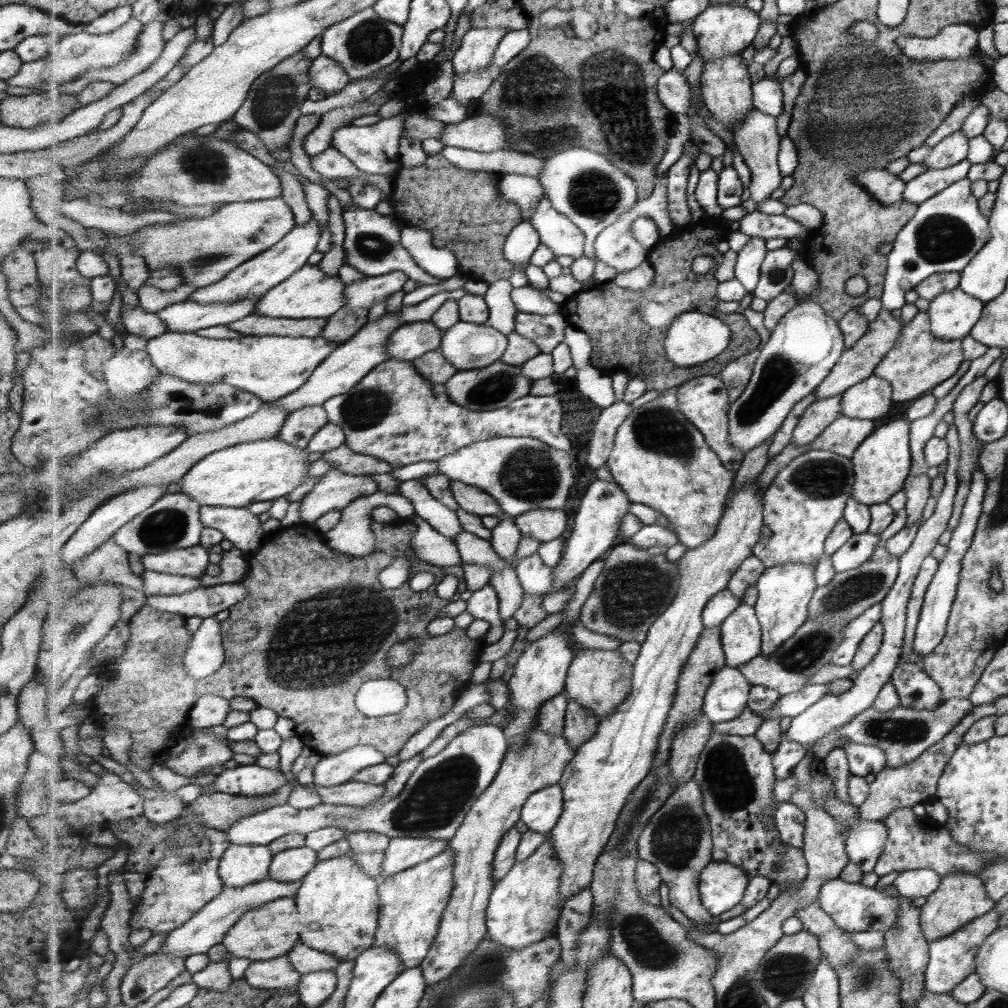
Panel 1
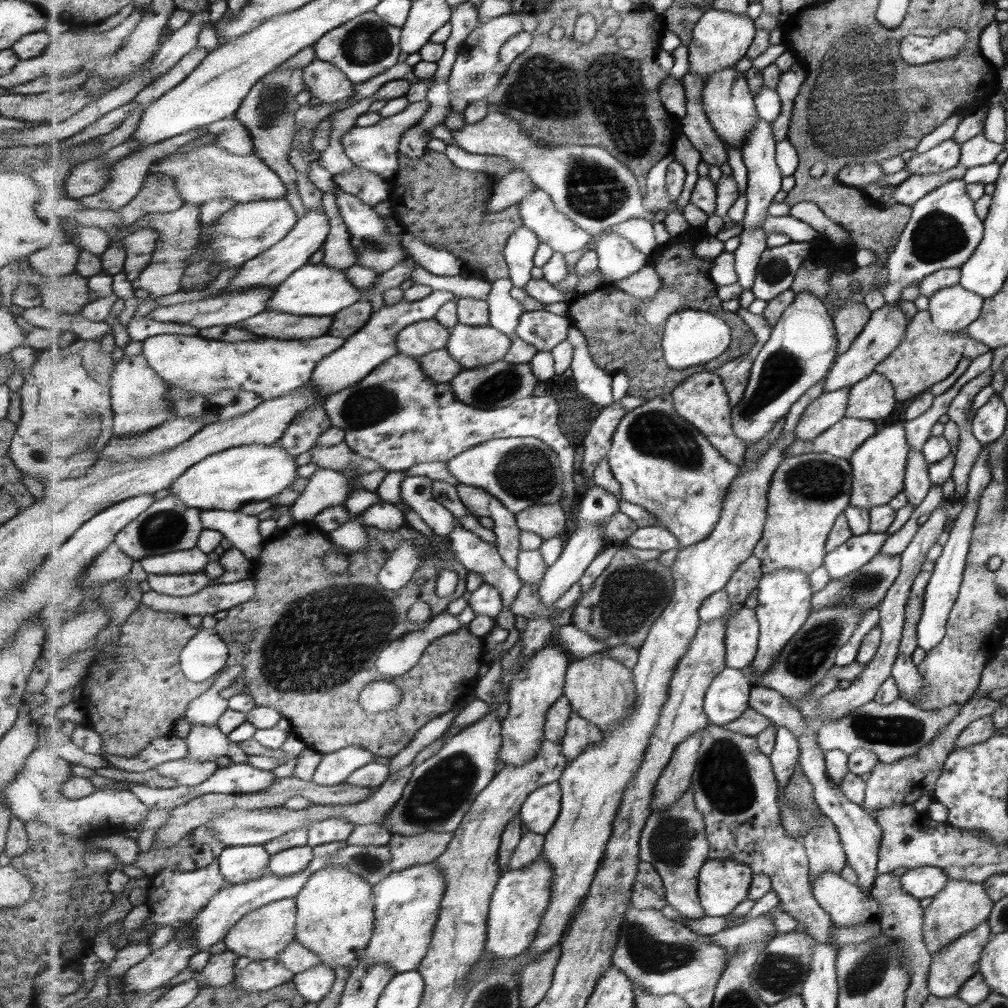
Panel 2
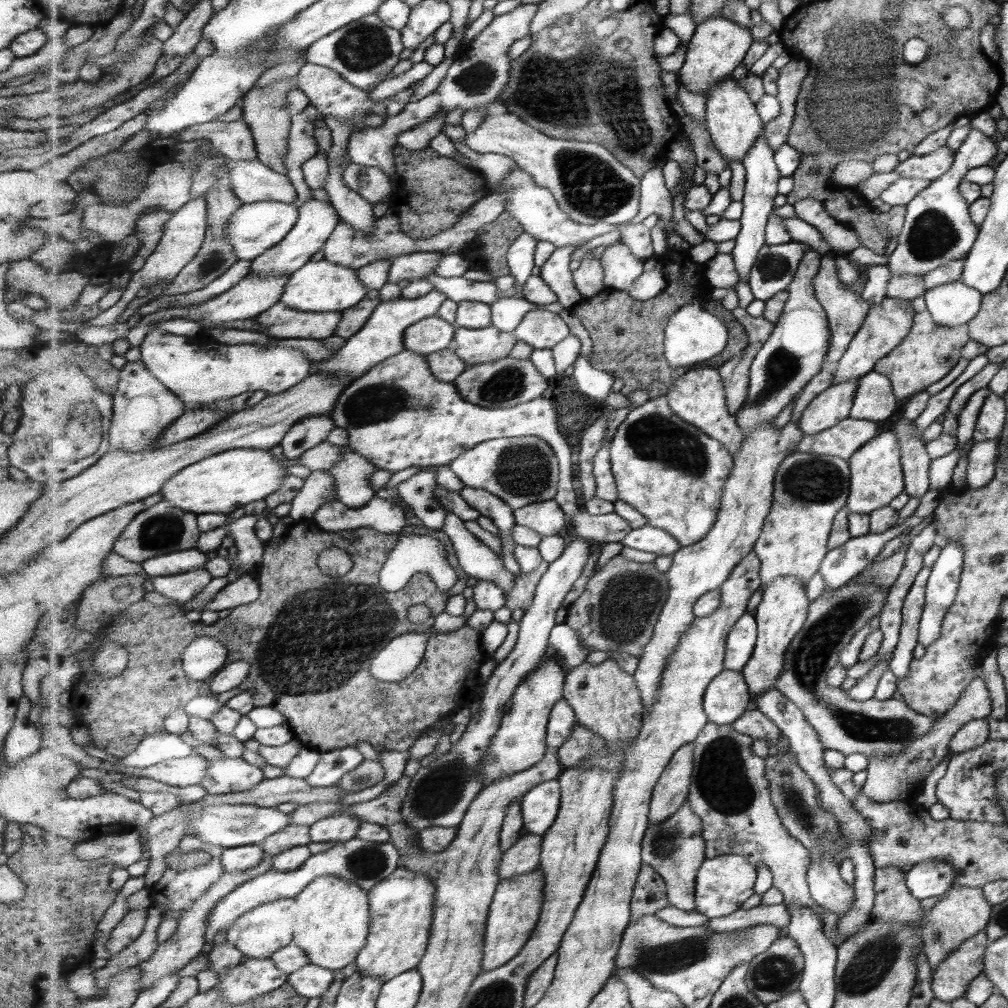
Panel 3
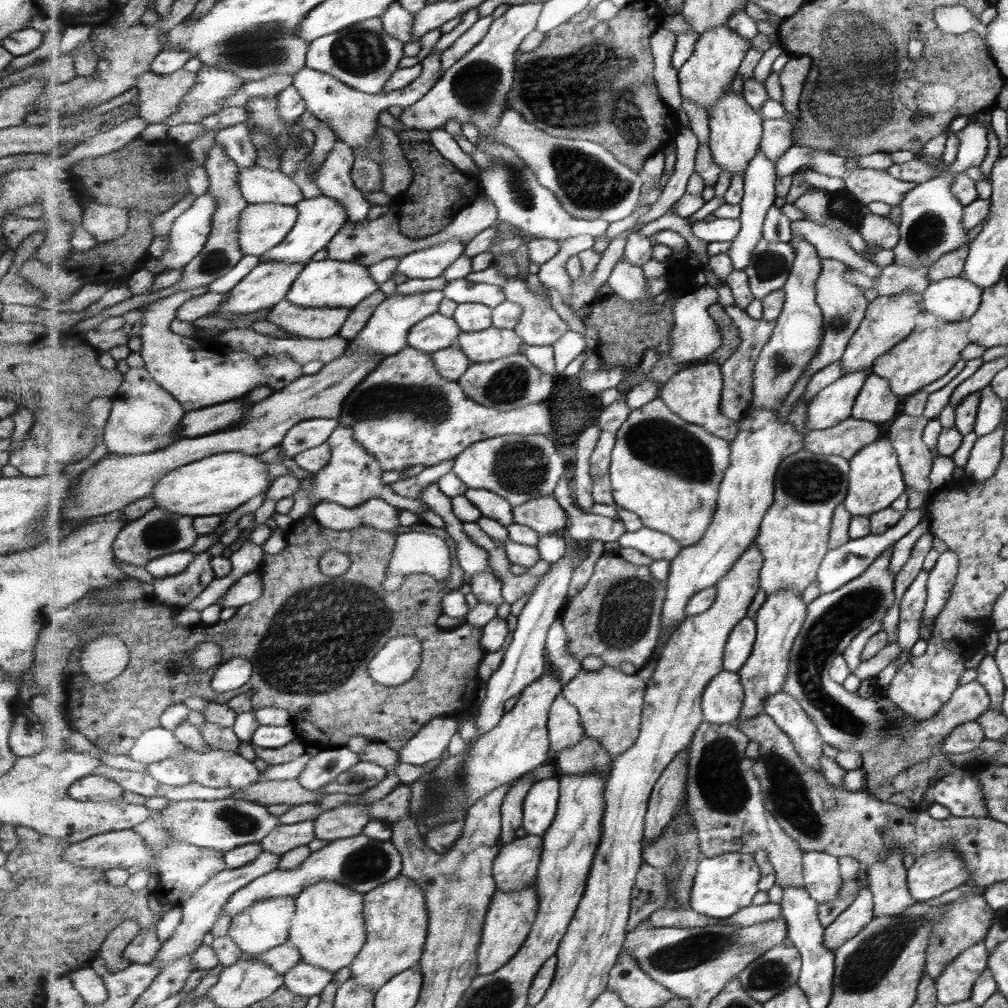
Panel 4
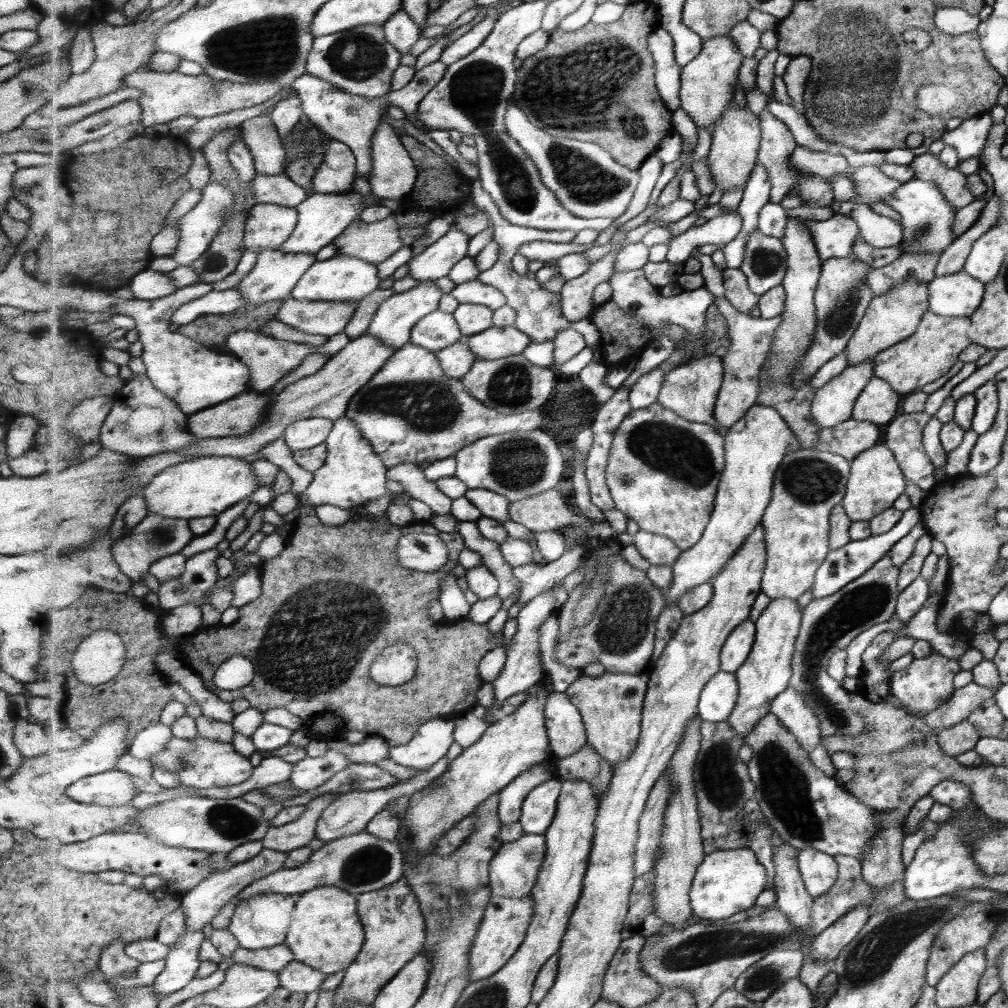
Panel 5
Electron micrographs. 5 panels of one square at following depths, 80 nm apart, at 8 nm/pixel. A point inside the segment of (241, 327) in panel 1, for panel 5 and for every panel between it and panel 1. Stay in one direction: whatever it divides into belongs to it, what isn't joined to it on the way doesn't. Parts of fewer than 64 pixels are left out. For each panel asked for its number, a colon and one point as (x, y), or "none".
2: (281, 325)
3: (280, 321)
4: (321, 323)
5: (327, 318)

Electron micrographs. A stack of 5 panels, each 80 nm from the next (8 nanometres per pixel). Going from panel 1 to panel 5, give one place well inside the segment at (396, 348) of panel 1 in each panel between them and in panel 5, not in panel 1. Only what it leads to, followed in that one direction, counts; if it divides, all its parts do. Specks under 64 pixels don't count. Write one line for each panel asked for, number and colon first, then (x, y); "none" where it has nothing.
2: (424, 336)
3: (434, 333)
4: (436, 332)
5: (438, 330)

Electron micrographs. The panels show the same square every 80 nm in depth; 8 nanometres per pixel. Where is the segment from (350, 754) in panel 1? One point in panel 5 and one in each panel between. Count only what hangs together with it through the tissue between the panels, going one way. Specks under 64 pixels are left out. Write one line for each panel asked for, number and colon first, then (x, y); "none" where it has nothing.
2: (335, 768)
3: (334, 764)
4: (328, 763)
5: (311, 772)

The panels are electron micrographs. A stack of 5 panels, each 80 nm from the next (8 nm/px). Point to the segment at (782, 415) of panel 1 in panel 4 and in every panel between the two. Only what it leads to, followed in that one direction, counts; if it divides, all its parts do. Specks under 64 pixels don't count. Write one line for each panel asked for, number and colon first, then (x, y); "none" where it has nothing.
2: (803, 347)
3: (797, 350)
4: (797, 338)

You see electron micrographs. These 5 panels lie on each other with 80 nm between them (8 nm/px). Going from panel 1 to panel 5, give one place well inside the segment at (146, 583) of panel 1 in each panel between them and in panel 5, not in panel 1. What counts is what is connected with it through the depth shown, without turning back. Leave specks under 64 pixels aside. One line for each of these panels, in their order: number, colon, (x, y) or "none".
2: (187, 584)
3: (183, 587)
4: (177, 591)
5: (201, 575)

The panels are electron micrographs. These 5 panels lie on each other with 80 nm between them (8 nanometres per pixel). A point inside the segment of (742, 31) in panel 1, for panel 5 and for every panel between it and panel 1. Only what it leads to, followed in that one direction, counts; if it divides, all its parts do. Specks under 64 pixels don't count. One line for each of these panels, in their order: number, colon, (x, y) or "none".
2: (721, 39)
3: (718, 47)
4: (705, 77)
5: (709, 82)

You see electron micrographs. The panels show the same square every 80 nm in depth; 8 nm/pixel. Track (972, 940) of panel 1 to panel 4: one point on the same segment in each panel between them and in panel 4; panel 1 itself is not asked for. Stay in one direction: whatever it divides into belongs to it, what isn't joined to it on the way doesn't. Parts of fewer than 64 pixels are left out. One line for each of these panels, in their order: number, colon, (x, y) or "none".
2: (951, 966)
3: (950, 978)
4: (953, 985)

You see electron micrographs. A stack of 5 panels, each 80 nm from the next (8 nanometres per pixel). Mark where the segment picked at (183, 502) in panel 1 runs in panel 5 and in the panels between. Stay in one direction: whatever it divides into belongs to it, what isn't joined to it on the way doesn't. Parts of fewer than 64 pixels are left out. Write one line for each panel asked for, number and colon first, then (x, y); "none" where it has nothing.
2: (169, 525)
3: (162, 529)
4: (158, 533)
5: (157, 536)

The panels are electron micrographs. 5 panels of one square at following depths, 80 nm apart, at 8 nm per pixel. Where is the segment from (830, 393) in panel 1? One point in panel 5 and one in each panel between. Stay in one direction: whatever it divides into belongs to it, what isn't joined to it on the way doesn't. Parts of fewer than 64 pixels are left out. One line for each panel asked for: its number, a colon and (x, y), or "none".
2: (884, 330)
3: (885, 324)
4: (888, 319)
5: (891, 317)

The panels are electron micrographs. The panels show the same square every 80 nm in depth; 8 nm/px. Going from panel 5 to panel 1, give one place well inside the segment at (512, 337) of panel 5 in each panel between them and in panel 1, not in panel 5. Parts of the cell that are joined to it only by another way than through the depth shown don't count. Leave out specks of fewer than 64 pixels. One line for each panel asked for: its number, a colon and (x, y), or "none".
1: (468, 346)
2: (472, 347)
3: (475, 346)
4: (493, 343)

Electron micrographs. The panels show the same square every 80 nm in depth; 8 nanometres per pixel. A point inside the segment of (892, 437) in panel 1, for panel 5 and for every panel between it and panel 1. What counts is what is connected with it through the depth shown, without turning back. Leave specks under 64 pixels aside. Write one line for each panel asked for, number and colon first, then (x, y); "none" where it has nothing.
2: (878, 464)
3: (876, 467)
4: (875, 481)
5: (875, 481)

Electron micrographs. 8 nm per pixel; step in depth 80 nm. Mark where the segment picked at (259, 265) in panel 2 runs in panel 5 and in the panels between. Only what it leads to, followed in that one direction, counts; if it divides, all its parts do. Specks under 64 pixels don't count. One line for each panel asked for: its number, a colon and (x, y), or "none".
3: (318, 218)
4: (320, 217)
5: (322, 217)

